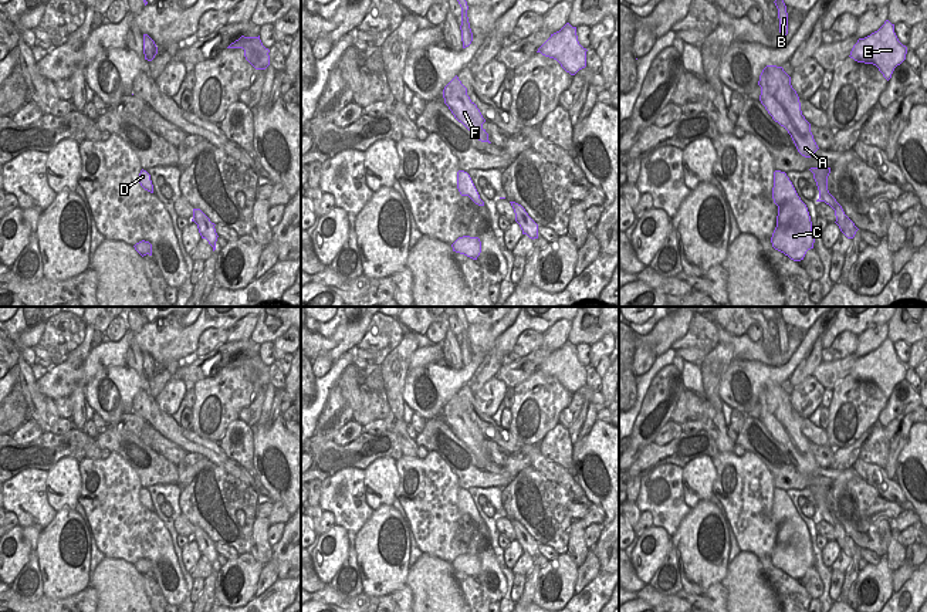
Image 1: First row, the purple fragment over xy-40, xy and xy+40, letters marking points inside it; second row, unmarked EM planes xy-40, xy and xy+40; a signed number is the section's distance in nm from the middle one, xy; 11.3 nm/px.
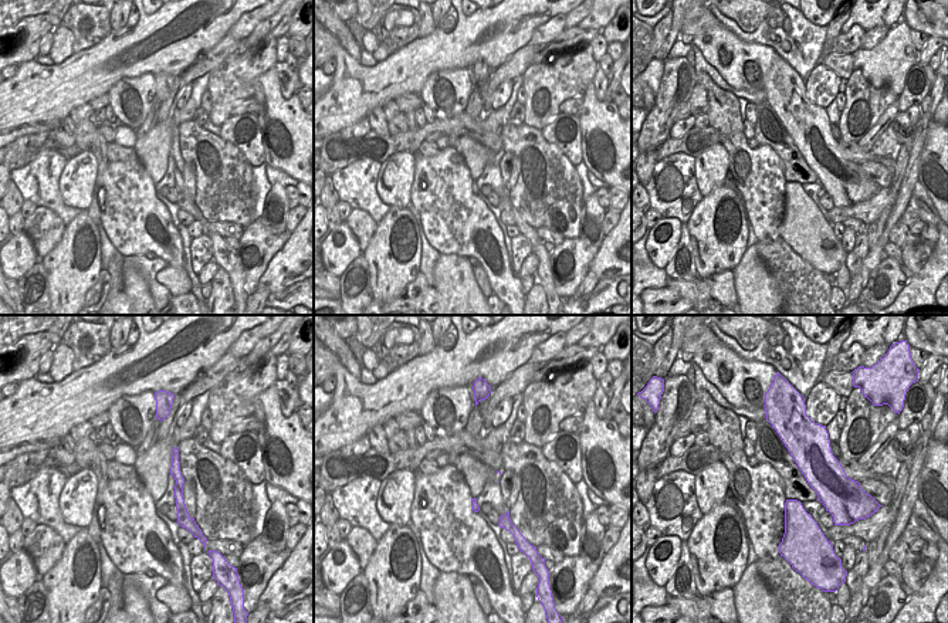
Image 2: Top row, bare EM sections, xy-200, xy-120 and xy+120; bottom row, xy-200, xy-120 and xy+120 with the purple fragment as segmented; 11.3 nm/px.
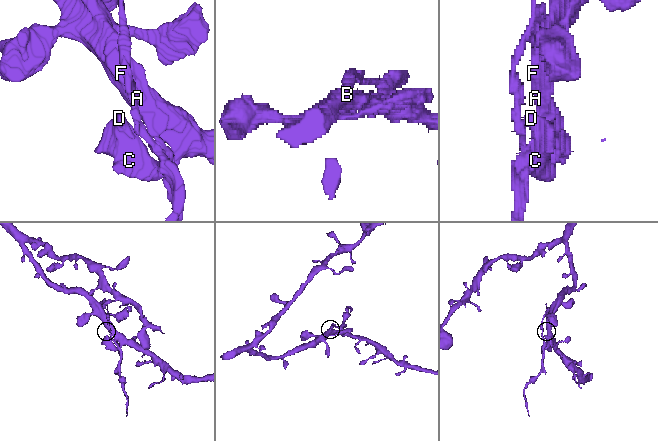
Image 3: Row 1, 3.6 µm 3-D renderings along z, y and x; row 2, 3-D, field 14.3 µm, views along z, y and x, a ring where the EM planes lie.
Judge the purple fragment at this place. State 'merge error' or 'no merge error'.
merge error

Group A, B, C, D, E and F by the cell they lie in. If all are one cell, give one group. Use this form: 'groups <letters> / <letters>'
groups A C D E F / B

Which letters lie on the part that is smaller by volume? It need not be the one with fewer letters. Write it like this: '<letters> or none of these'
B

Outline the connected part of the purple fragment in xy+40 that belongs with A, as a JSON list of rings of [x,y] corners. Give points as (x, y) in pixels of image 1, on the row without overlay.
[[[767,383],[759,393],[758,403],[761,405],[759,419],[768,432],[788,449],[798,470],[811,476],[819,466],[811,450],[811,442],[802,433],[791,395],[782,385]]]

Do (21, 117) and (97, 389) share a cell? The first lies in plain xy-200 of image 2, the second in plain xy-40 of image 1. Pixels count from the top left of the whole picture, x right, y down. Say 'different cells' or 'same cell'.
different cells

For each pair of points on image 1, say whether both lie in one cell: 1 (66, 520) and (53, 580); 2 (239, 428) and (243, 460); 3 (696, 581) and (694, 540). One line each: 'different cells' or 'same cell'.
1: same cell
2: same cell
3: same cell

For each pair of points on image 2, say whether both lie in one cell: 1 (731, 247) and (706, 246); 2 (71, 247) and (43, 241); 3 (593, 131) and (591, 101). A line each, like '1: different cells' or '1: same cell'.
1: same cell
2: different cells
3: same cell

